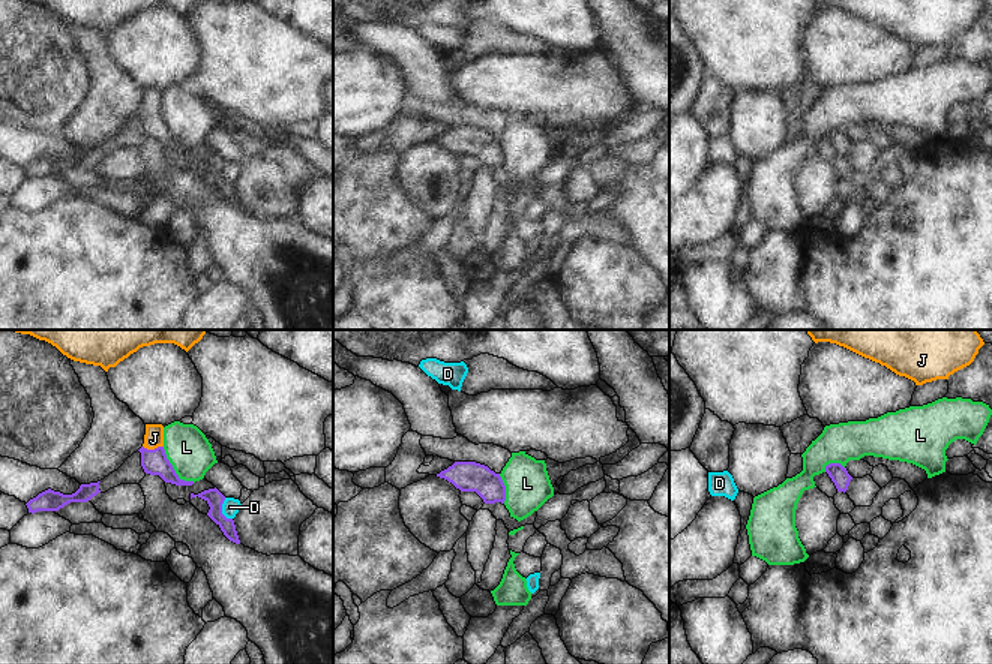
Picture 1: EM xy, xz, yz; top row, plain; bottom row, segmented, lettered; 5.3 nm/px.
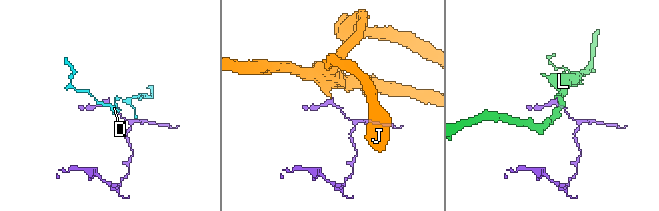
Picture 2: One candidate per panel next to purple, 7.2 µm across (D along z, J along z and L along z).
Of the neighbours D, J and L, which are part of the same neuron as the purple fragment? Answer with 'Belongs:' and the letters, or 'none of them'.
Belongs: J

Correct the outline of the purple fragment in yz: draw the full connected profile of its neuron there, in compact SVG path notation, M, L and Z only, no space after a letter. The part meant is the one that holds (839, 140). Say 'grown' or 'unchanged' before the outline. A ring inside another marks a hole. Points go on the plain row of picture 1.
unchanged | M830 127L825 130L825 136L834 147L837 156L846 156L849 145L852 141L848 138L846 132L843 132L840 127Z

